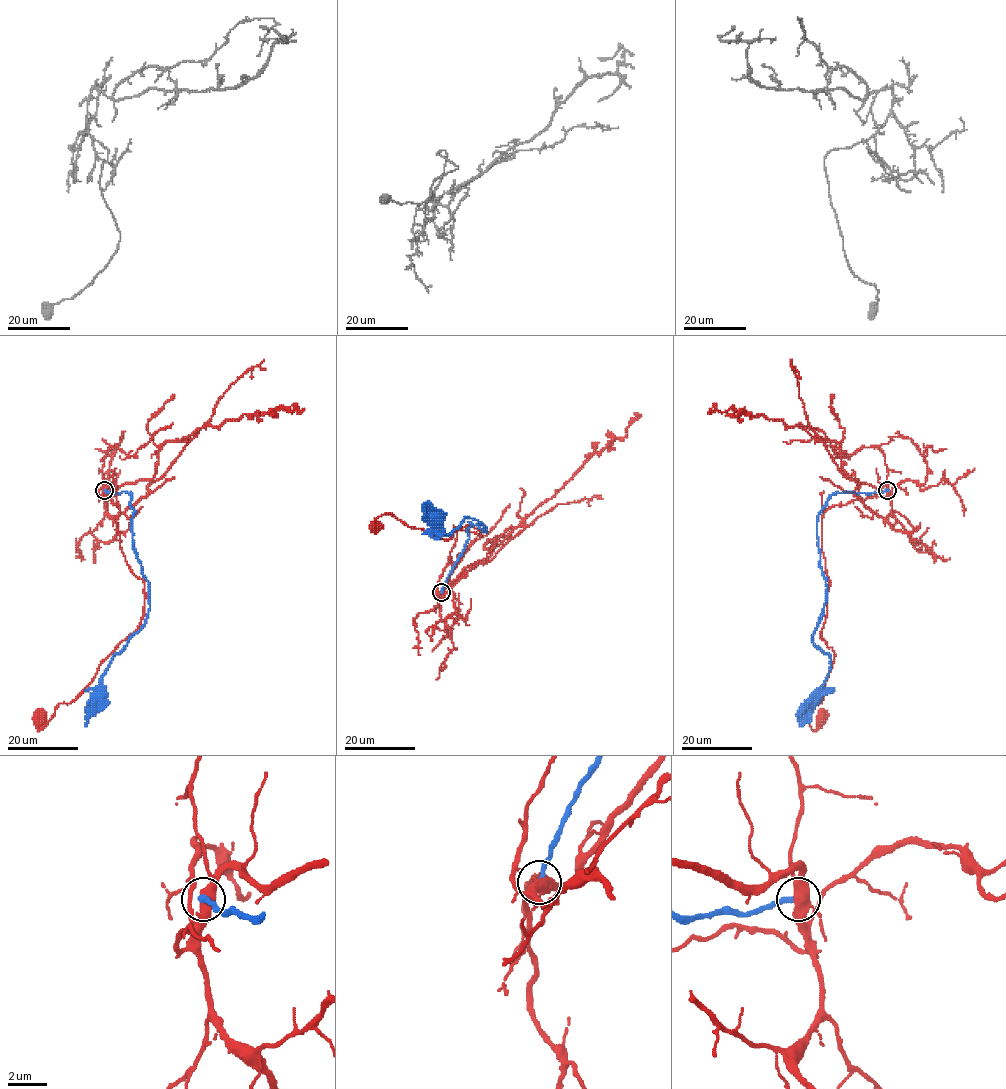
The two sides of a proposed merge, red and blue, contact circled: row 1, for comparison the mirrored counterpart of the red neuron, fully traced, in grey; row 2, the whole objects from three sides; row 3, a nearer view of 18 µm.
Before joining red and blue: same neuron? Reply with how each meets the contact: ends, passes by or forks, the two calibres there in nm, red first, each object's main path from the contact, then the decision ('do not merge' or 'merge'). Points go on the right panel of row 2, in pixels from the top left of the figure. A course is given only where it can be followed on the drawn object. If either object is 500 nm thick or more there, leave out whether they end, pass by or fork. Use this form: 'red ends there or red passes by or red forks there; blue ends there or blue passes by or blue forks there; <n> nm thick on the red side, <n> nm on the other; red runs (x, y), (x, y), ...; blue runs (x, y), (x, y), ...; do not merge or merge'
500 nm thick on the red side, 300 nm on the other; red runs (887, 490), (821, 520), (820, 636), (834, 662), (809, 710), (812, 729), (820, 715); blue runs (887, 490), (833, 493), (819, 514), (818, 547), (826, 598), (812, 641), (829, 656), (830, 668), (816, 698); do not merge

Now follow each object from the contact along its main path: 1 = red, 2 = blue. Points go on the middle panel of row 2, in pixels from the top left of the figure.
1: (441, 592), (454, 526), (482, 532), (465, 525), (440, 539), (392, 514), (383, 514), (376, 525)
2: (441, 592), (468, 538), (469, 522), (486, 531), (486, 528), (465, 517), (445, 535), (435, 521)

